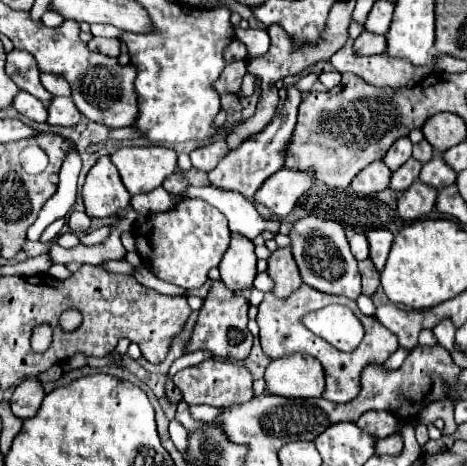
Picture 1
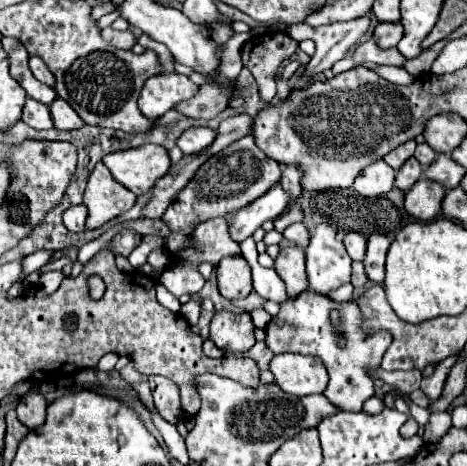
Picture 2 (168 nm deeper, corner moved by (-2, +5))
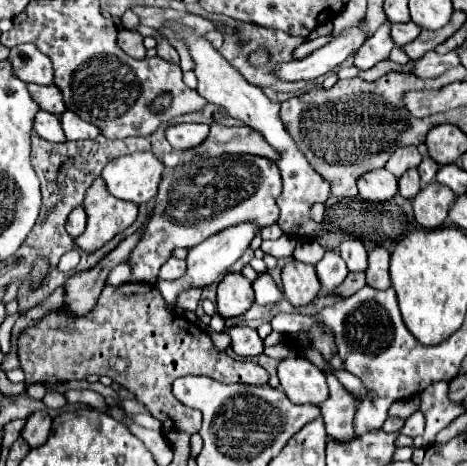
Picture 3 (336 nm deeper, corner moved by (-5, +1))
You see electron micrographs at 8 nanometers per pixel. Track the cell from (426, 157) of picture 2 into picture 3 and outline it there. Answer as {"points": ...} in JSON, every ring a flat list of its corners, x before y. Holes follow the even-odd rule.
{"points":[[427,156,427,158,423,158,423,162,419,164,421,182,423,182,423,184,429,184,429,182,433,182,433,180,435,180,435,174,437,174,437,170,439,170,439,164,437,164,437,162,433,162,429,156]]}

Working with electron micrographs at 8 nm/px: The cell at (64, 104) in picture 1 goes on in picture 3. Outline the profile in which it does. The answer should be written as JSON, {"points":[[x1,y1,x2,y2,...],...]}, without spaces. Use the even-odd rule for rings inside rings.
{"points":[[69,110,61,116,61,124,63,124,67,140,93,140,101,134,97,126,83,122,79,116,75,116]]}

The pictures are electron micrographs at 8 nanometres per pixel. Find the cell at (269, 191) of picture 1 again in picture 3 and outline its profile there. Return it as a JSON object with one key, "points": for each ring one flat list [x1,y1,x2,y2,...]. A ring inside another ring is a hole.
{"points":[[243,222,241,226,231,226,229,230,223,230,221,234,213,234,205,242,189,248,185,276,181,276,179,280,173,280,173,282,157,282,157,290,161,292,161,296,165,298,167,304,177,304,177,296,183,290,211,286,213,282,217,282,229,270,231,264,235,264,243,256,243,252,249,248,255,234,257,234,257,226,253,226,251,222]]}

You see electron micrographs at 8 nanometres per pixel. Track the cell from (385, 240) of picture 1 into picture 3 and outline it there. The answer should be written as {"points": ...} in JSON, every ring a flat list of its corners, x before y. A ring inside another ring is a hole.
{"points":[[377,246,369,254,369,268,367,268,367,286,377,290,387,290,391,286,389,280,389,252]]}

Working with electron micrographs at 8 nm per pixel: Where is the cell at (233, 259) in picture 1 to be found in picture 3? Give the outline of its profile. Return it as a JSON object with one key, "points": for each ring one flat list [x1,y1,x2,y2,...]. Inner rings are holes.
{"points":[[229,272,217,284,217,314,235,318,245,314,253,304,253,286,243,274]]}

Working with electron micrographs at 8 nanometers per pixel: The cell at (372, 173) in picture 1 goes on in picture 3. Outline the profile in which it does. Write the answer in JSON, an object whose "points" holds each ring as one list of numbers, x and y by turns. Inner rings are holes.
{"points":[[385,168,367,172,363,178,359,178,357,186,359,196,369,202,385,202,397,194,397,178]]}

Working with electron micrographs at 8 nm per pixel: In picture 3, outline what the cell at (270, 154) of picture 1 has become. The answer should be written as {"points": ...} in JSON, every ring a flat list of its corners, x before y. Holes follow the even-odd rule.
{"points":[[223,154,215,158,183,162,167,170,153,200,149,222,145,224,131,258,127,258,129,268,133,260,131,282,137,282,137,274,141,274,141,262,153,262,151,268,157,266,157,262,167,262,177,246,197,246,209,236,241,222,253,222,259,228,275,224,279,220,279,208,275,204,279,192,279,168,261,156]]}

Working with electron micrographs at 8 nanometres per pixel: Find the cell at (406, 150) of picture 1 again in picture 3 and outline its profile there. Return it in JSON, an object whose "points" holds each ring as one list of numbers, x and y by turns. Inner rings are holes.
{"points":[[405,146,405,148,397,148,391,158,387,160,385,168,393,174,393,176,401,176,405,174,409,168,417,168,419,162,423,160,423,156,419,154,419,150,415,146]]}

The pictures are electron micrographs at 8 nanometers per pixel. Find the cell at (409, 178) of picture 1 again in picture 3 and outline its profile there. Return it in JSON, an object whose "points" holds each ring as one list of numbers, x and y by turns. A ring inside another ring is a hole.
{"points":[[417,168,407,170,401,178,399,178,399,194,403,198,415,198,415,194,419,194,421,190,421,180,419,180,419,172]]}

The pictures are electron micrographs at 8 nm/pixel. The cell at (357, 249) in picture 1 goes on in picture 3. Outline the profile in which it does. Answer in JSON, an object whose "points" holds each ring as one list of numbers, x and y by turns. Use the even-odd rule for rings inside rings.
{"points":[[359,240,341,242,339,254,351,272,365,272,367,270,367,250]]}

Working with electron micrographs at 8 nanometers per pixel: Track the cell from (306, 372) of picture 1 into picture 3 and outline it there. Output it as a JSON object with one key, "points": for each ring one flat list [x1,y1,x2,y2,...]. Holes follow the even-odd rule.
{"points":[[289,356,277,366,281,388,293,404,315,404,327,400,329,388,325,374,303,356]]}

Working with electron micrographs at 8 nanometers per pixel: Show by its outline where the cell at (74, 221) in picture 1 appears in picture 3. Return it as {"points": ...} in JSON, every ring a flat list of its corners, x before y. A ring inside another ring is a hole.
{"points":[[81,206,75,208,75,210,69,214,67,224,65,224,67,234,69,234,71,238,77,238,77,236,85,230,85,222,87,222,87,214,85,214,85,210,83,210]]}

